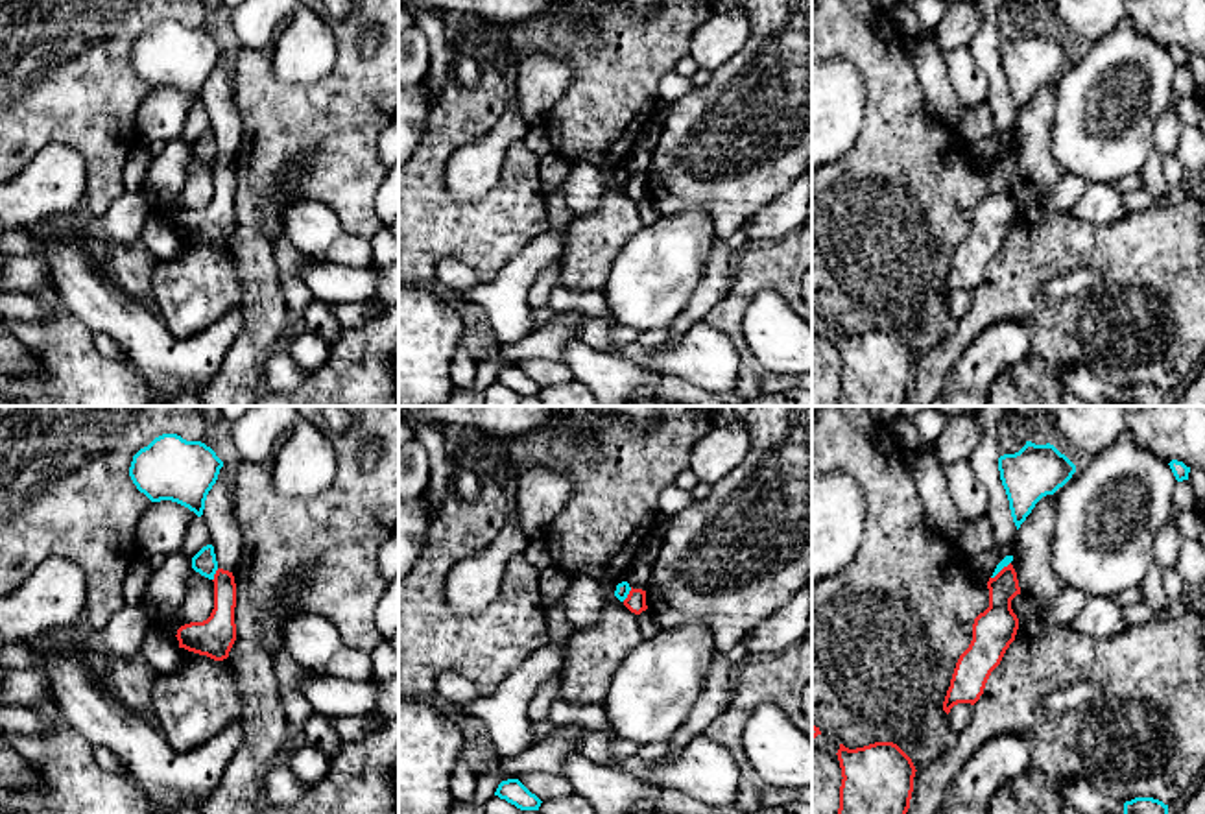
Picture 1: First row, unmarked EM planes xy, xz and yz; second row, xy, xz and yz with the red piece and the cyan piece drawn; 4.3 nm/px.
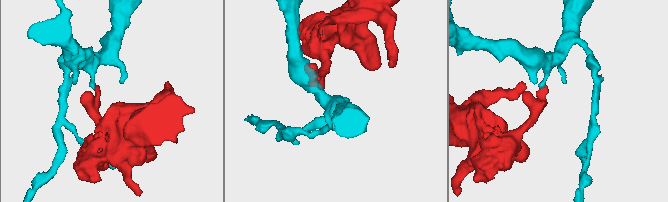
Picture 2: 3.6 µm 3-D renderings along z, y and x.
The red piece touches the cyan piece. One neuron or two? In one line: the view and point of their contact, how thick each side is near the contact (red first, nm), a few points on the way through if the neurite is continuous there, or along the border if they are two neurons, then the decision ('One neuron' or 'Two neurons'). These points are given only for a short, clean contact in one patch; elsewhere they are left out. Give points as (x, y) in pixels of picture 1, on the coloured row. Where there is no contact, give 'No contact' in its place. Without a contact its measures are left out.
Touches red at xz (628, 595). Thickness 90 nm (red) against 60 nm. Boundary: xz (632, 587), (622, 600). Two neurons

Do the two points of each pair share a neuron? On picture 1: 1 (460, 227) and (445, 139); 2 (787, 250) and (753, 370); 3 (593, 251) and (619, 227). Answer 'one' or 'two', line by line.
1: one
2: one
3: one

